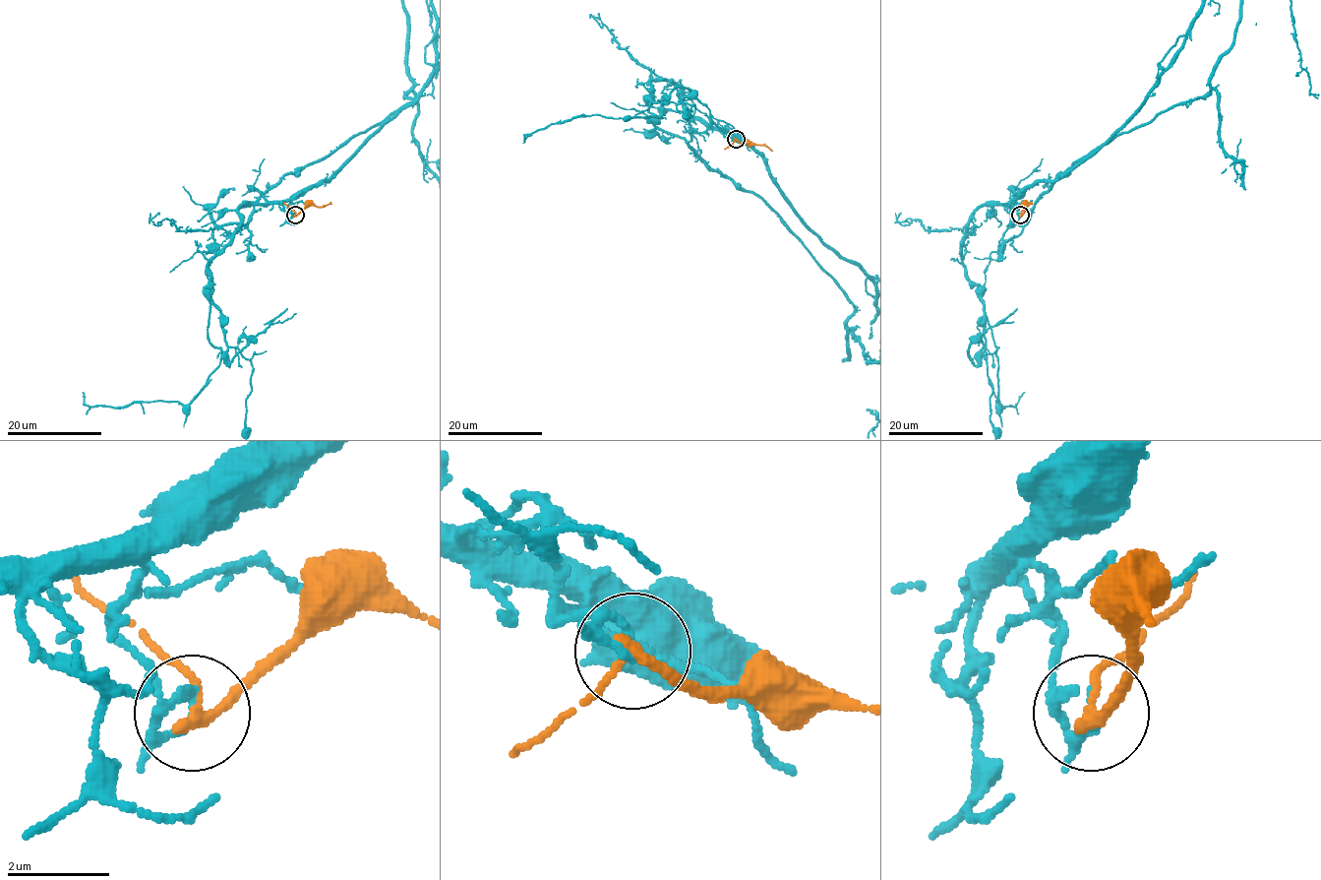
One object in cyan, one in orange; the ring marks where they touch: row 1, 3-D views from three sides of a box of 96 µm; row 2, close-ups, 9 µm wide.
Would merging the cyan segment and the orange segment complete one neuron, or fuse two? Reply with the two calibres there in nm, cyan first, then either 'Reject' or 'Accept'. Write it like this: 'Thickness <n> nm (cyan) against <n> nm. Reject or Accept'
Thickness 150 nm (cyan) against 190 nm. Reject

